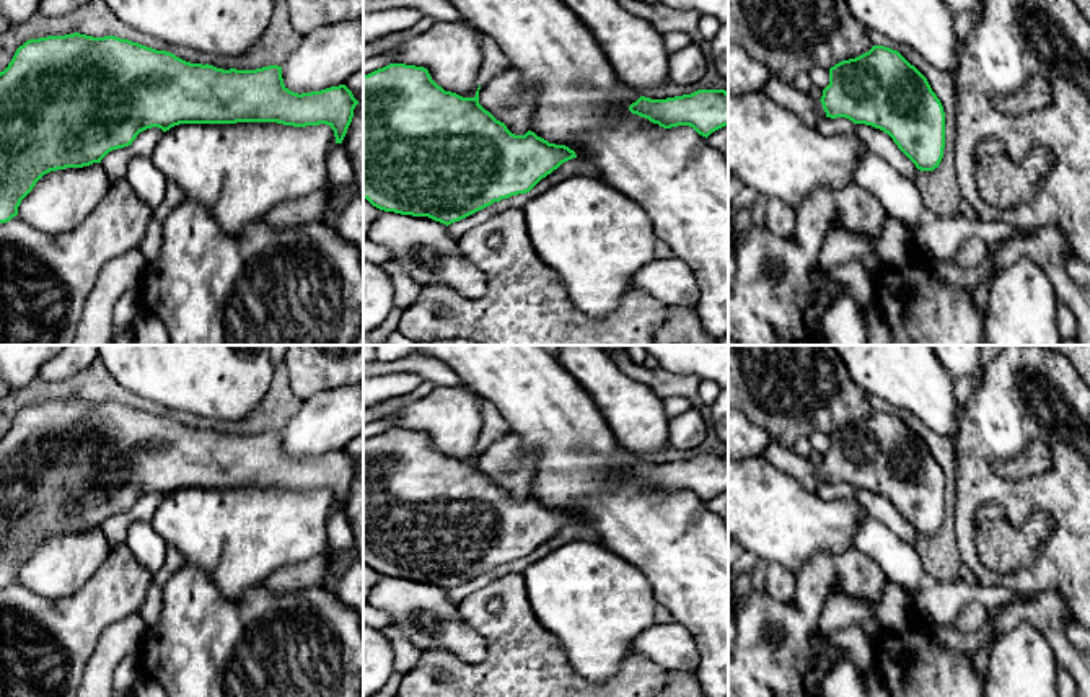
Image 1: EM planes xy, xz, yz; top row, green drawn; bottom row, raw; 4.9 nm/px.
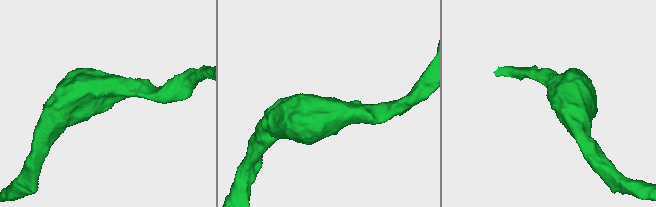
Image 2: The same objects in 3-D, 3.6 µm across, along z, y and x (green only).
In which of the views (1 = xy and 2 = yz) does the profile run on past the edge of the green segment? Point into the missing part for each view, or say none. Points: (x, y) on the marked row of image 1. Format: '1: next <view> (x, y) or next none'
1: next none
2: next yz (804, 106)

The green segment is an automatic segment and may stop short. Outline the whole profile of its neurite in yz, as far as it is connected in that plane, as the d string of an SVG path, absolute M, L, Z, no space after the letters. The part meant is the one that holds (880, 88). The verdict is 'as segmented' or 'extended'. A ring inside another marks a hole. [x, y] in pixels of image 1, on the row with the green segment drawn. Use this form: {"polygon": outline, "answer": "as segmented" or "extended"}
{"polygon": "M873 46L868 52L831 67L829 85L823 90L820 101L797 90L792 83L784 83L774 77L764 85L763 93L811 129L818 129L824 117L846 117L854 124L880 129L921 171L934 171L943 158L943 106L927 78L898 50L890 47Z", "answer": "extended"}

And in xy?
{"polygon": "M73 33L29 39L0 72L0 223L18 215L21 200L44 174L101 163L109 151L132 145L147 129L158 127L166 132L179 124L236 122L277 122L293 127L326 124L334 130L336 143L342 143L357 104L345 85L293 93L283 85L279 65L223 70L209 64L191 64L171 52L116 36L93 37Z", "answer": "as segmented"}

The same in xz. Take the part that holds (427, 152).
{"polygon": "M389 64L368 75L363 75L363 199L367 199L373 207L385 212L412 217L429 217L448 226L492 205L494 202L530 192L543 178L551 174L562 163L577 158L575 151L569 147L549 143L531 130L528 130L525 135L512 134L503 122L497 121L479 104L479 90L481 85L474 98L463 98L438 86L432 80L427 68L406 64Z", "answer": "as segmented"}

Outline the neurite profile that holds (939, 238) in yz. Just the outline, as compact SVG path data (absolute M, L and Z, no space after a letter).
M924 212L914 231L916 248L934 259L955 259L956 249L969 238L979 236L992 249L1015 236L1025 236L1031 228L1017 228L1002 221L966 220L963 215L942 218Z

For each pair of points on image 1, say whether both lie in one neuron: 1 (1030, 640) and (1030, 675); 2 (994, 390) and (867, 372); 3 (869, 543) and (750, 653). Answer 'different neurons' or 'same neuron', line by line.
1: same neuron
2: different neurons
3: different neurons

